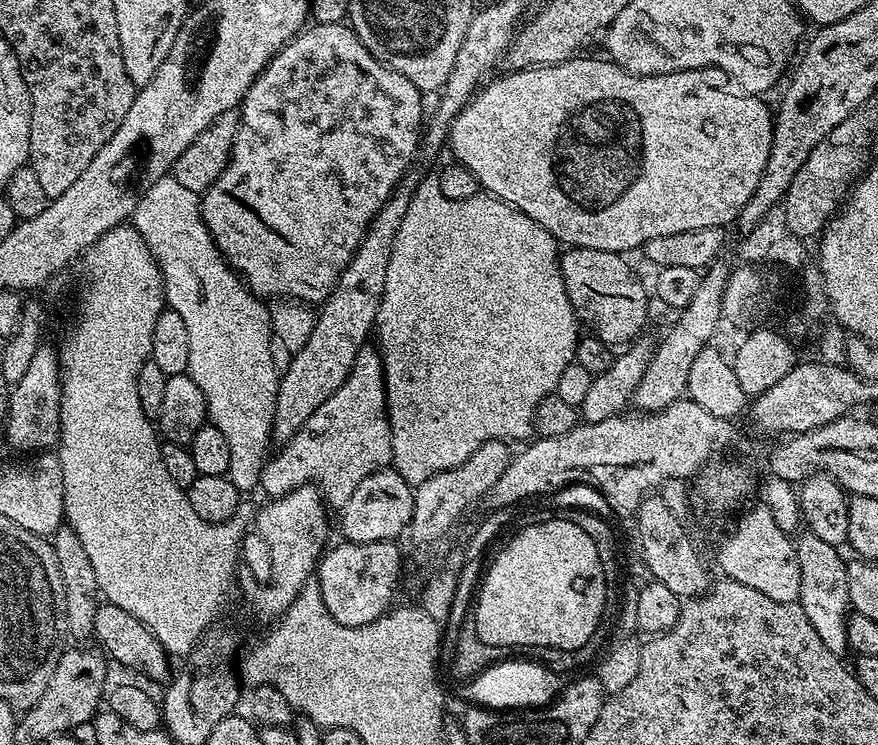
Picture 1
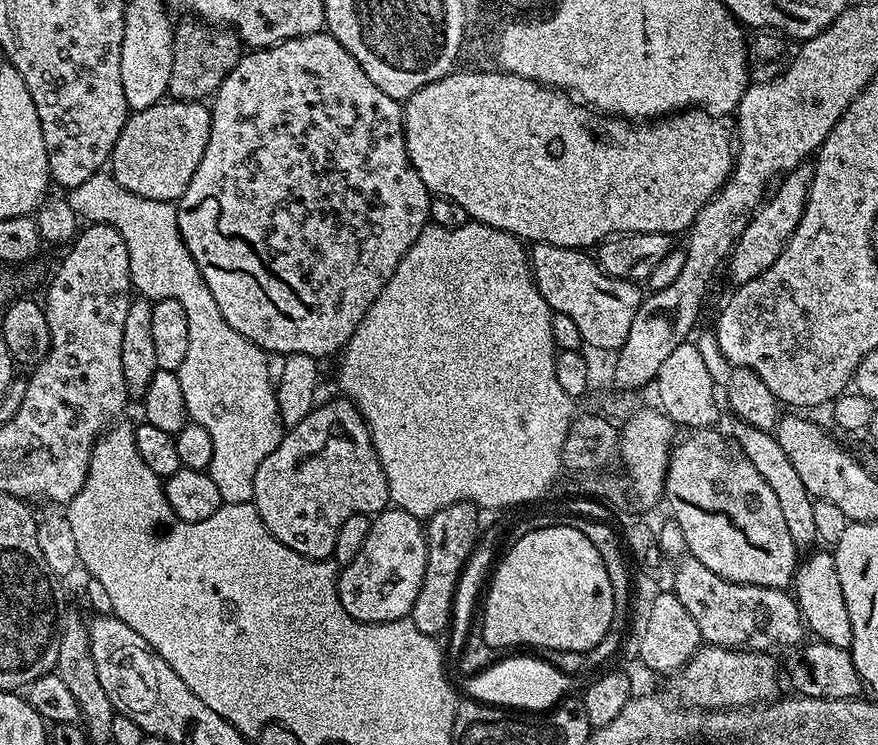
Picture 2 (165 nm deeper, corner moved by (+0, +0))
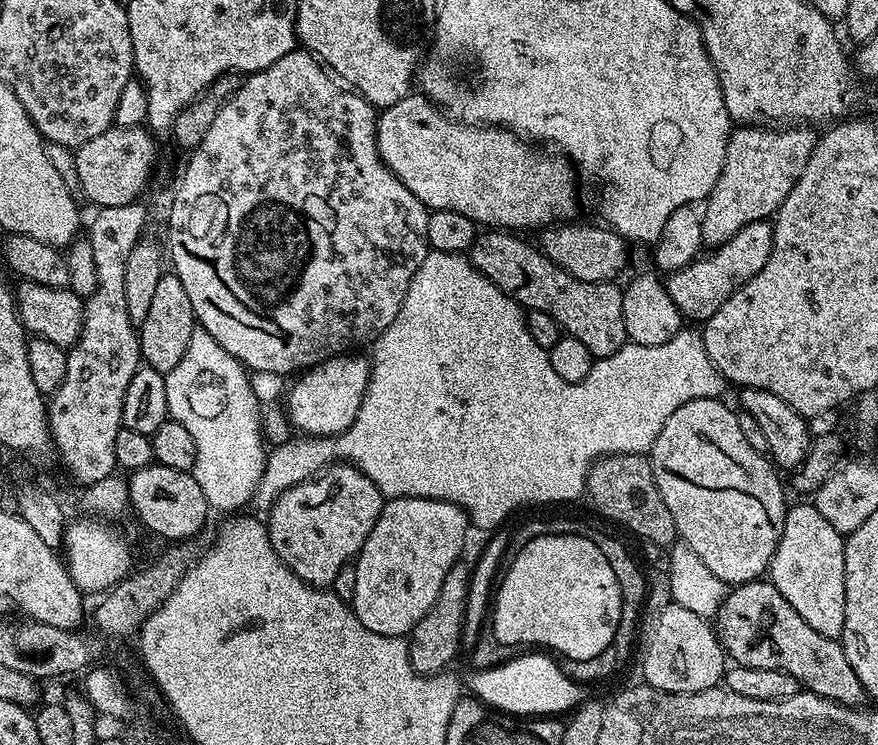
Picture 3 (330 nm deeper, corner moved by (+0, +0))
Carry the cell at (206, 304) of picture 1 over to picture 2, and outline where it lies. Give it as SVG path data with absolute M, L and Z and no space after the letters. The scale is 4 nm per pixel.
M108 170L95 172L86 178L86 182L82 182L82 186L67 189L66 198L70 202L70 210L74 210L81 221L109 224L122 234L122 242L126 242L126 254L130 254L132 287L143 299L153 302L173 300L182 305L182 310L186 310L190 347L186 350L186 359L182 361L178 375L182 382L182 398L186 398L188 418L193 424L206 426L214 442L214 458L210 458L210 466L206 471L210 478L214 478L221 501L225 504L249 503L254 494L254 474L258 474L262 458L266 458L266 454L278 446L286 431L276 401L276 385L268 373L269 353L238 334L238 330L234 330L230 322L222 318L222 310L218 310L218 302L214 302L210 286L206 286L190 250L186 250L186 242L182 242L175 203L142 198L119 188Z

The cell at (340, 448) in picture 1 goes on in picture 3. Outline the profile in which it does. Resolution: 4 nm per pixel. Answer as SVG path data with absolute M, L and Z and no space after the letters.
M347 462L325 467L308 480L290 486L266 512L268 537L282 562L302 582L328 588L338 570L359 553L386 503L378 486Z

